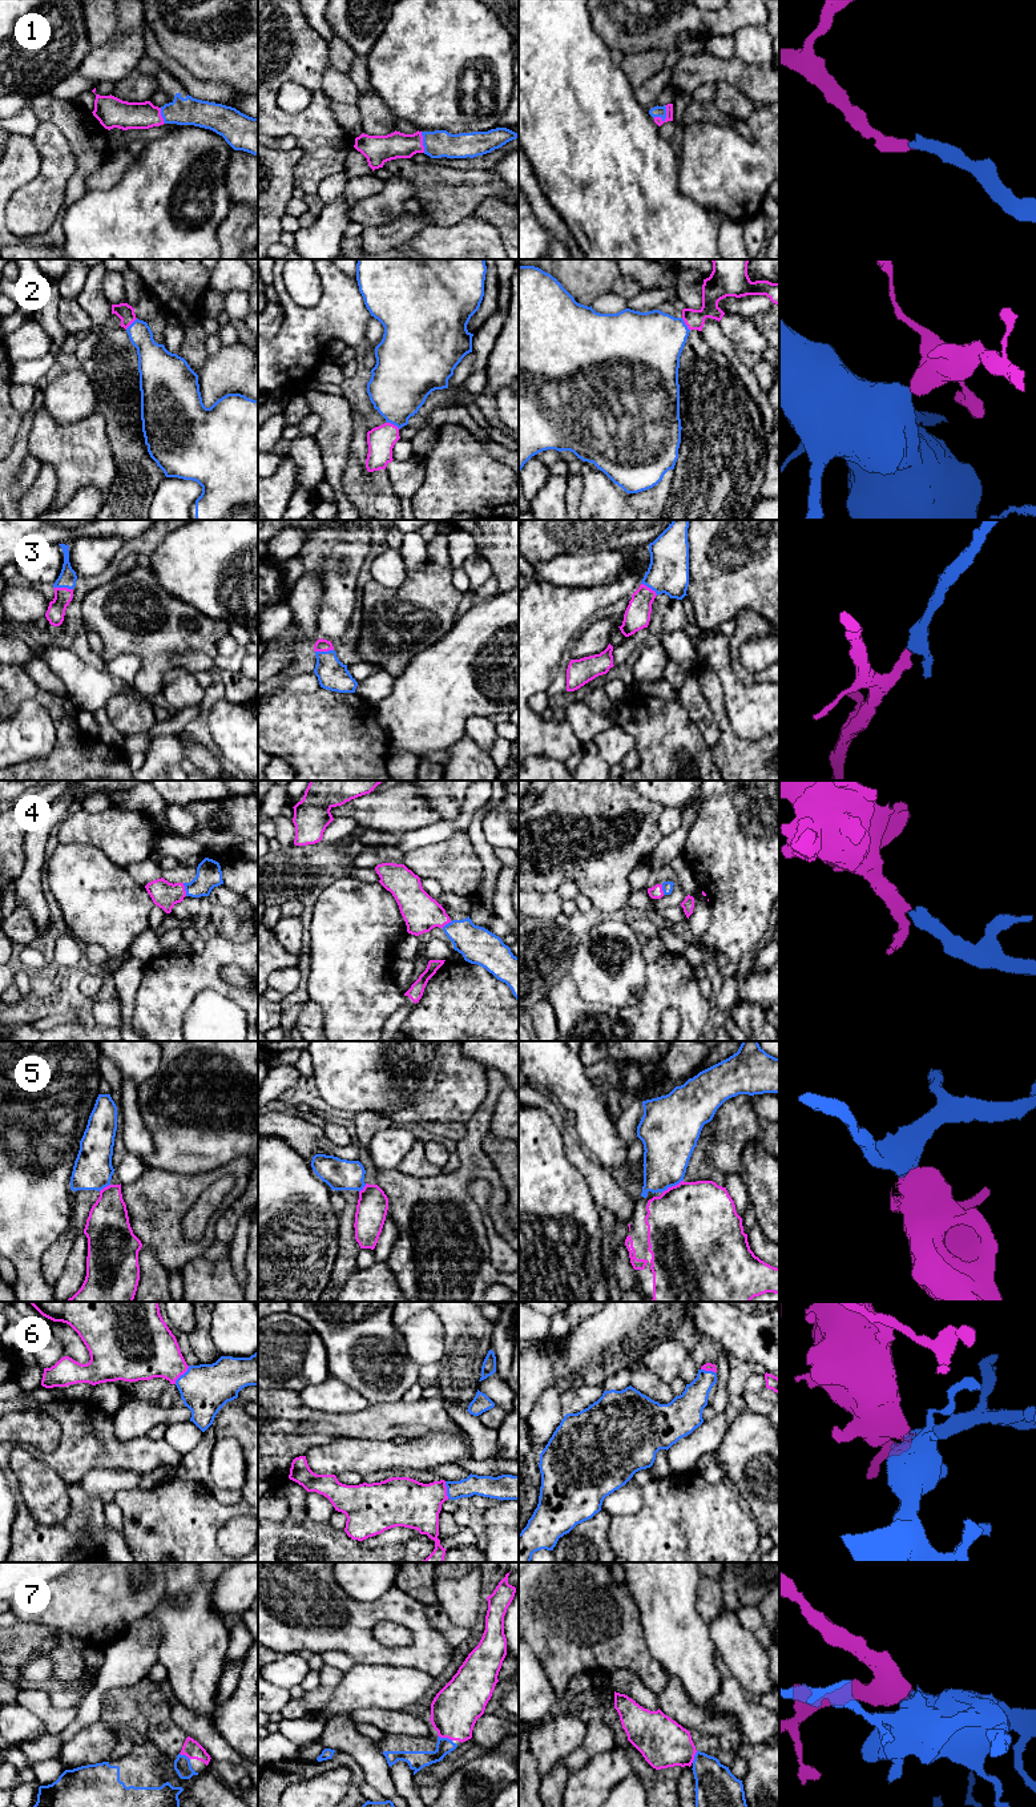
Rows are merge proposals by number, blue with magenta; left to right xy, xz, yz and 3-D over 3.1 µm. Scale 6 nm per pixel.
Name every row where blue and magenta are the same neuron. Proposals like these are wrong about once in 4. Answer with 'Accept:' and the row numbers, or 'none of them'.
Accept: 1, 2, 3, 4, 5, 6, 7

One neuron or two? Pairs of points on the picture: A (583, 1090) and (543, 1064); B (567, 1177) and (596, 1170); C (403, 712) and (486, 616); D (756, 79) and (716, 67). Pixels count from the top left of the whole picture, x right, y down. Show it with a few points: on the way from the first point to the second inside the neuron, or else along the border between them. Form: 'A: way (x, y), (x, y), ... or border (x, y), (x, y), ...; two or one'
A: way (573, 1086), (552, 1065); one
B: border (564, 1148), (567, 1160), (583, 1177), (596, 1202); two
C: way (427, 688), (475, 640); one
D: way (746, 77), (736, 71), (725, 71); one

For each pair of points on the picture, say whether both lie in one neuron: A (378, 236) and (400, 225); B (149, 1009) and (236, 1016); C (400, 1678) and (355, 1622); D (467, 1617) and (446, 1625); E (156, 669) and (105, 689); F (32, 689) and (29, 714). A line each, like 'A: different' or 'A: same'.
A: same
B: different
C: different
D: different
E: different
F: different

